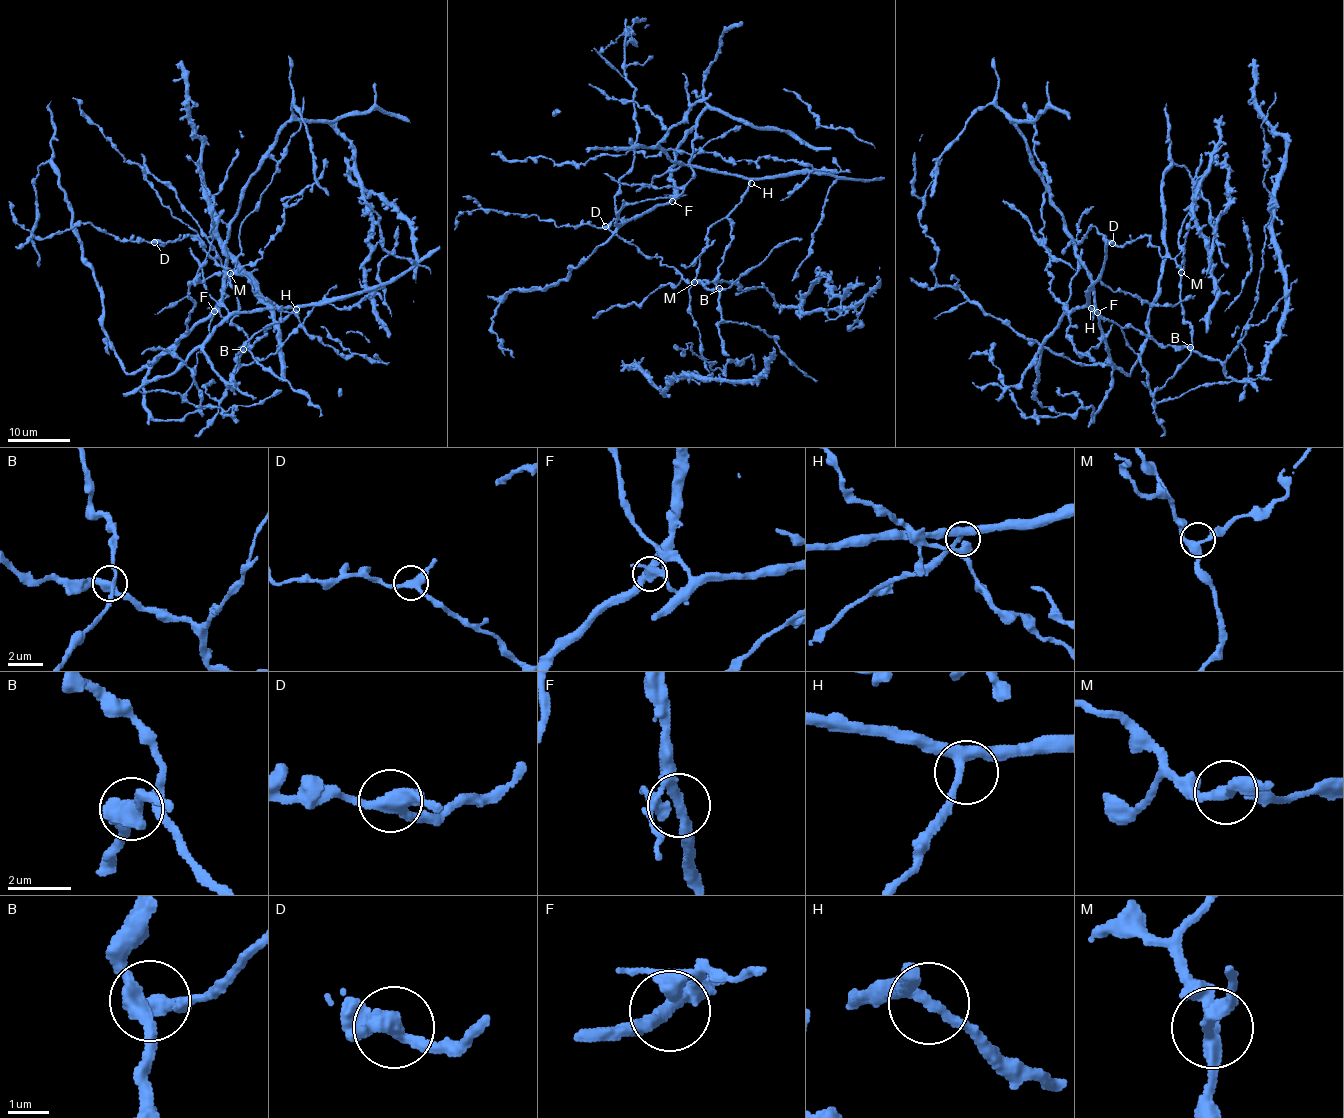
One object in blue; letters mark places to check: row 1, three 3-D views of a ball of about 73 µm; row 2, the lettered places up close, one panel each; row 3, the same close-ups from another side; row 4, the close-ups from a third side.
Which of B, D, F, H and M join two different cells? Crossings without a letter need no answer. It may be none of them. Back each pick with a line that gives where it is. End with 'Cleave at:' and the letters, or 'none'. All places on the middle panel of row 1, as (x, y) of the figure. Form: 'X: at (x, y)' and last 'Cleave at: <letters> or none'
Cleave at: none

